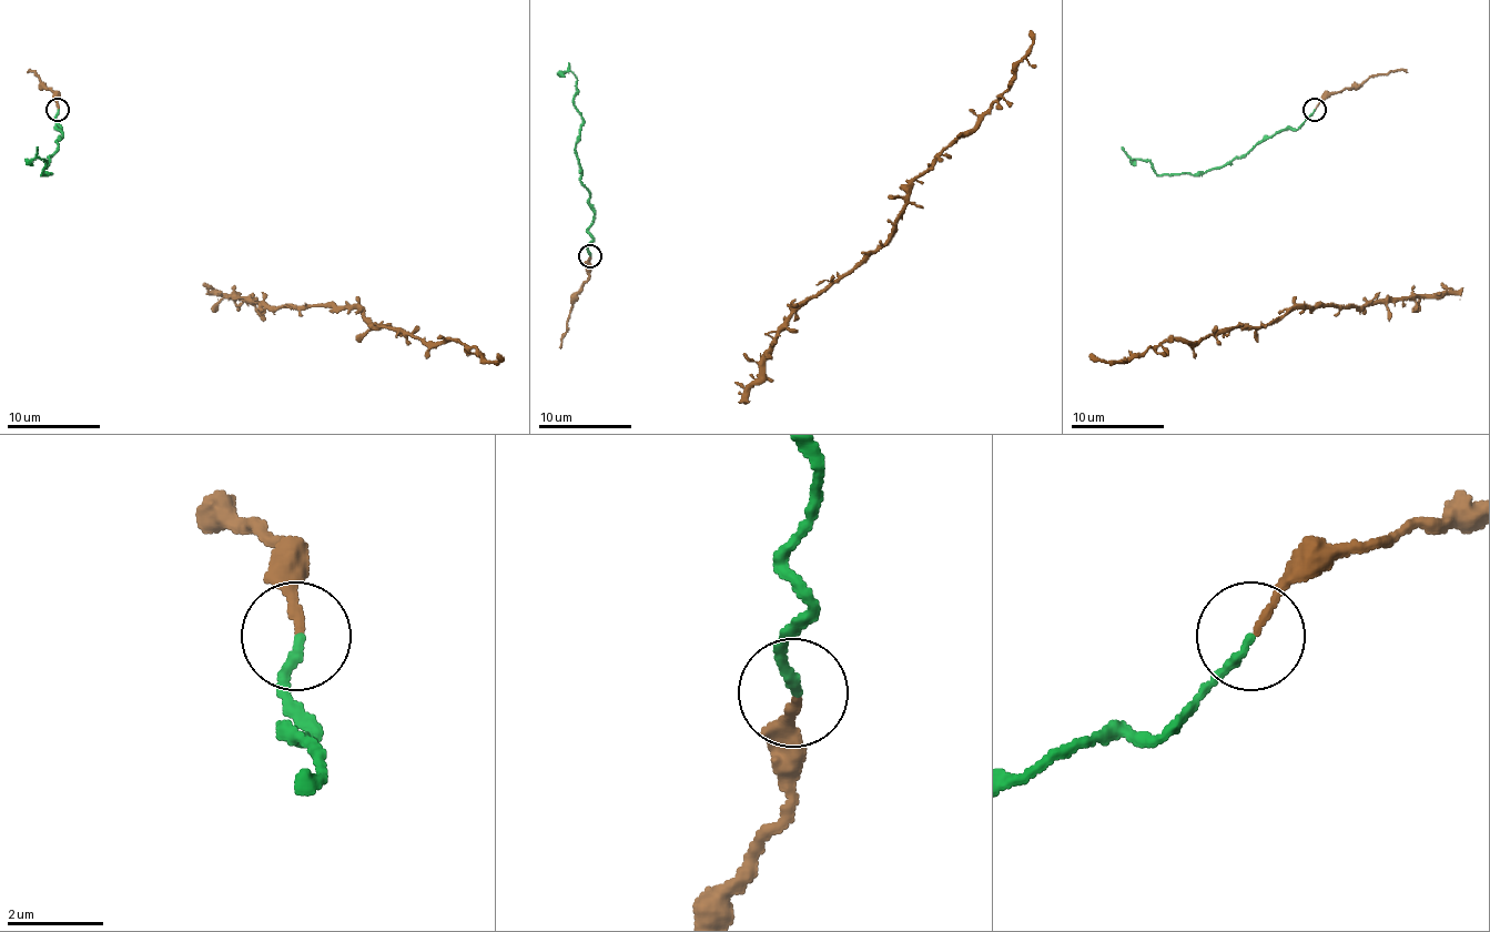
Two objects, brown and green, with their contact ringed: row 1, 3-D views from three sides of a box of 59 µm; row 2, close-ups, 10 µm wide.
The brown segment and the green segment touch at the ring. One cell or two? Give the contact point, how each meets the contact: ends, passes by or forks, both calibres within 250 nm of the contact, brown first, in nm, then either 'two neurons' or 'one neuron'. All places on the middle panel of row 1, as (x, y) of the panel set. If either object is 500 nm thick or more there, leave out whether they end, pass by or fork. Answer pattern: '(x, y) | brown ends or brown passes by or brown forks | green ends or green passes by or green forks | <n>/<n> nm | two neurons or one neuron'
(589, 255) | brown ends | green ends | 170/180 nm | one neuron

